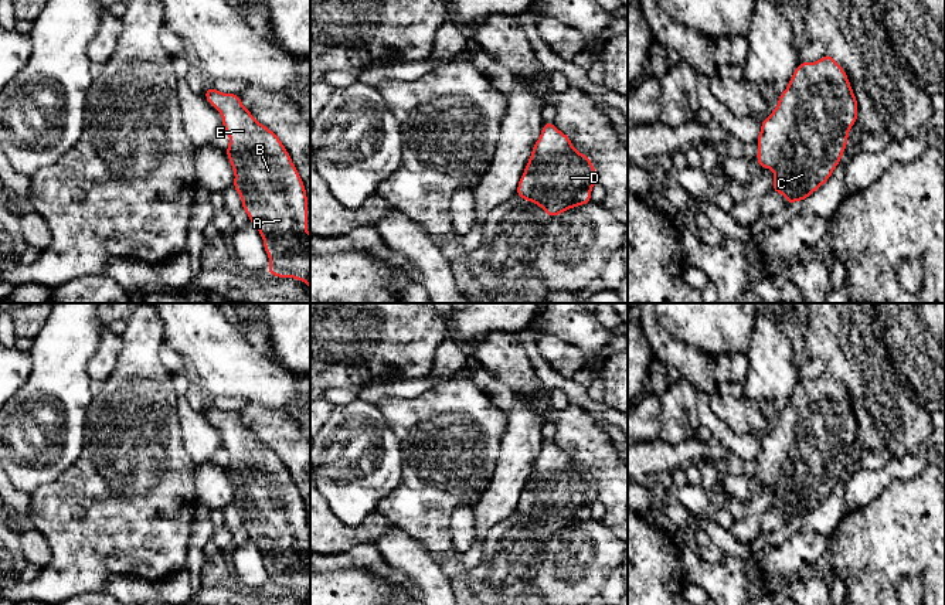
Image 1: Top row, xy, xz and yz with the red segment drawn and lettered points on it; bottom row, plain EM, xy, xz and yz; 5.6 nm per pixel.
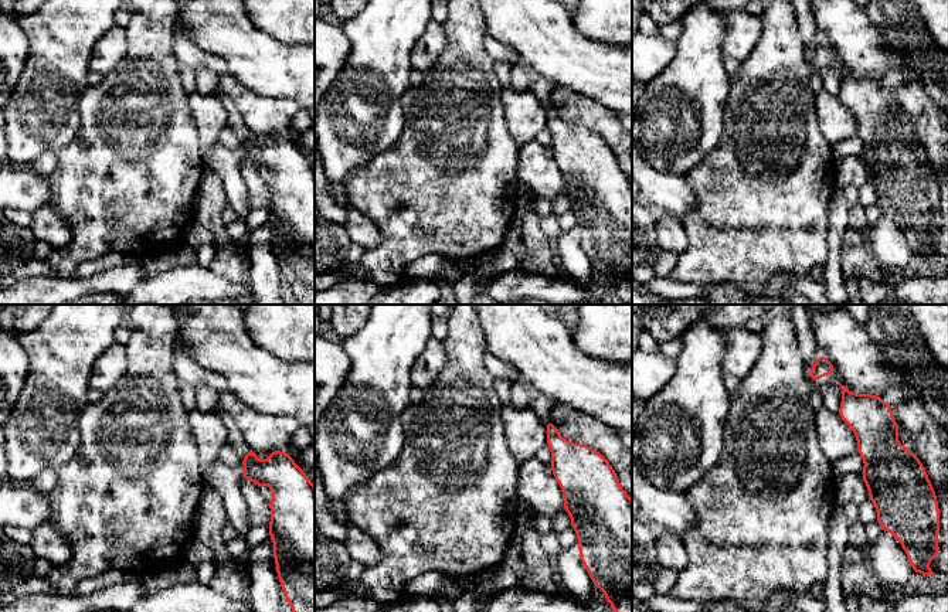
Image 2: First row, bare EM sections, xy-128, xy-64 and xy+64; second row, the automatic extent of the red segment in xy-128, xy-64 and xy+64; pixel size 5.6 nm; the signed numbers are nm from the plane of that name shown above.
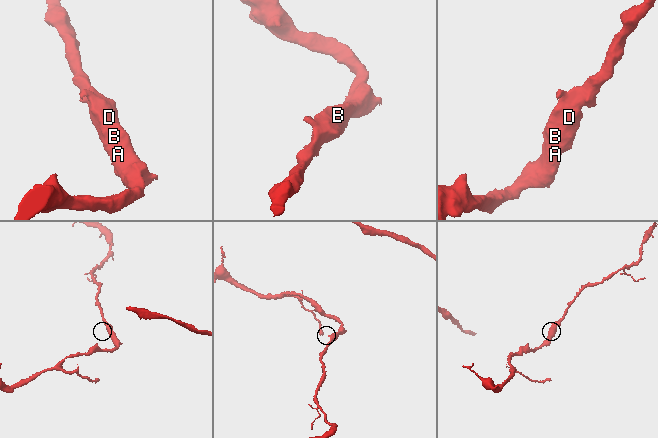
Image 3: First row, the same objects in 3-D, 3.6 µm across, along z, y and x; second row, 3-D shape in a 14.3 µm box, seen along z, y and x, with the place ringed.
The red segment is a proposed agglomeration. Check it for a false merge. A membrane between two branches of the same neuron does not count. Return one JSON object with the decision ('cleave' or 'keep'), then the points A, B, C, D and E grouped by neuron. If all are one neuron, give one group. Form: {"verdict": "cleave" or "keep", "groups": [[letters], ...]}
{"verdict": "keep", "groups": [["A", "B", "C", "D", "E"]]}

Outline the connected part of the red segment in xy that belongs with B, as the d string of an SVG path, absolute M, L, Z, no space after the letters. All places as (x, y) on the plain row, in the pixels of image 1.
M208 404L205 417L222 434L222 446L230 453L225 470L234 486L234 506L242 517L242 527L248 531L264 555L264 567L269 574L268 591L276 595L293 595L310 605L310 551L307 543L307 513L305 502L281 456L259 441L242 424L239 411L218 409Z

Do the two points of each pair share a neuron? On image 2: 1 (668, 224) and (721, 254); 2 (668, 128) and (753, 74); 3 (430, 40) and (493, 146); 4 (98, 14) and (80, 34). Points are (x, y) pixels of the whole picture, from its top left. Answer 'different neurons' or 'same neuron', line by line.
1: different neurons
2: different neurons
3: different neurons
4: same neuron

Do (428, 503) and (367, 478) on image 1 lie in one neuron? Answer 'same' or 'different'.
different

